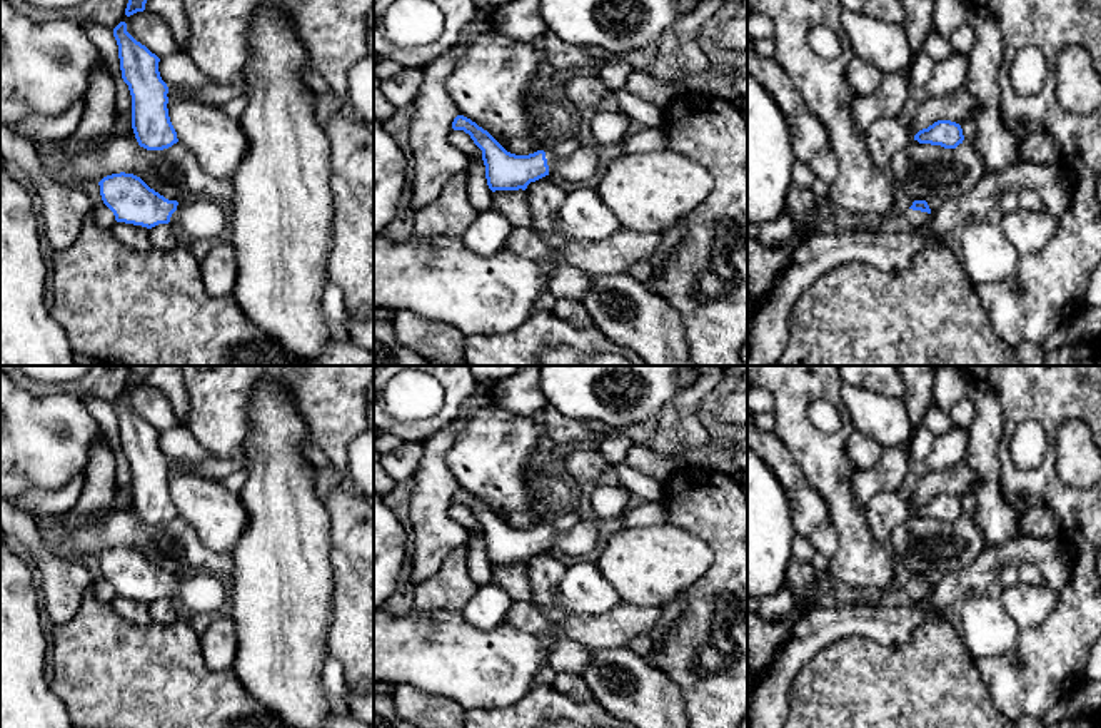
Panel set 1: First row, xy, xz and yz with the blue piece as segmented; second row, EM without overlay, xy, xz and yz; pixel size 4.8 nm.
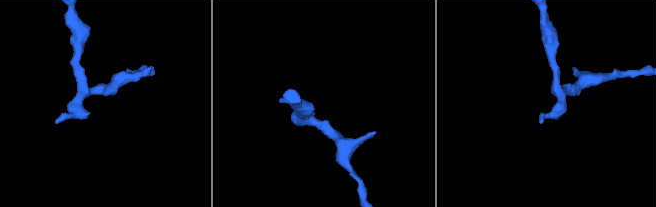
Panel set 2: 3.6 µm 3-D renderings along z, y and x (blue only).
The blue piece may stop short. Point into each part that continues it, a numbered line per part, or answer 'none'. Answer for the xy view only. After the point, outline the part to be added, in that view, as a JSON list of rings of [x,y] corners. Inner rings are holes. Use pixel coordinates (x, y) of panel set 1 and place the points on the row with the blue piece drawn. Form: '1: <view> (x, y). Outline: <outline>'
1: xy (199, 219). Outline: [[[215,200],[178,202],[170,222],[182,235],[217,240],[227,225],[225,210]]]

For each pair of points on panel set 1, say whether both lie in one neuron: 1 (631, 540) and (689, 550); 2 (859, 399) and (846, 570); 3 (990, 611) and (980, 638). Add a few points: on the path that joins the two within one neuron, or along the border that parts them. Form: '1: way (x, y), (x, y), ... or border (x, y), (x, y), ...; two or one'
1: way (646, 550), (674, 550); one
2: border (839, 391), (843, 406), (854, 428); two
3: way (986, 618), (986, 631); one

